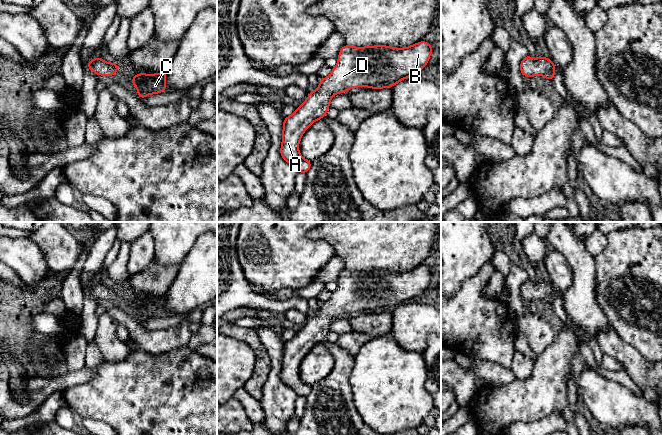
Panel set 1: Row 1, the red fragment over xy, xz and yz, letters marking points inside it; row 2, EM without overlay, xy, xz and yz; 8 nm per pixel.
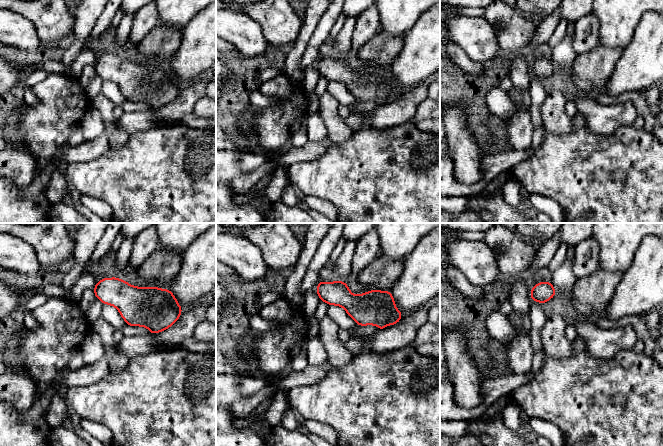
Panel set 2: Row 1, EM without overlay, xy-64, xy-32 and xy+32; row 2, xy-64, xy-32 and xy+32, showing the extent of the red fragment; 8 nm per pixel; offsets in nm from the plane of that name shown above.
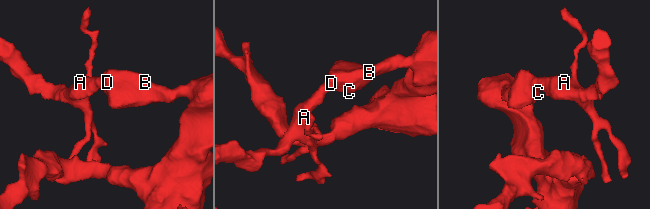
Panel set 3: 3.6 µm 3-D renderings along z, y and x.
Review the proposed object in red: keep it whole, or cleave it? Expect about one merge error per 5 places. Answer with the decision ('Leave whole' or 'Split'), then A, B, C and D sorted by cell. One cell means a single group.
Leave whole. Groups: A B C D

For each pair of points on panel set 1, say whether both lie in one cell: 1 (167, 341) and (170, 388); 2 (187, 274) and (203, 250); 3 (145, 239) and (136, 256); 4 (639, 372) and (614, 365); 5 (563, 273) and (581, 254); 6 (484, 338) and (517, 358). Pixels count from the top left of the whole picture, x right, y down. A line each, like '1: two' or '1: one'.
1: two
2: one
3: one
4: two
5: two
6: two

